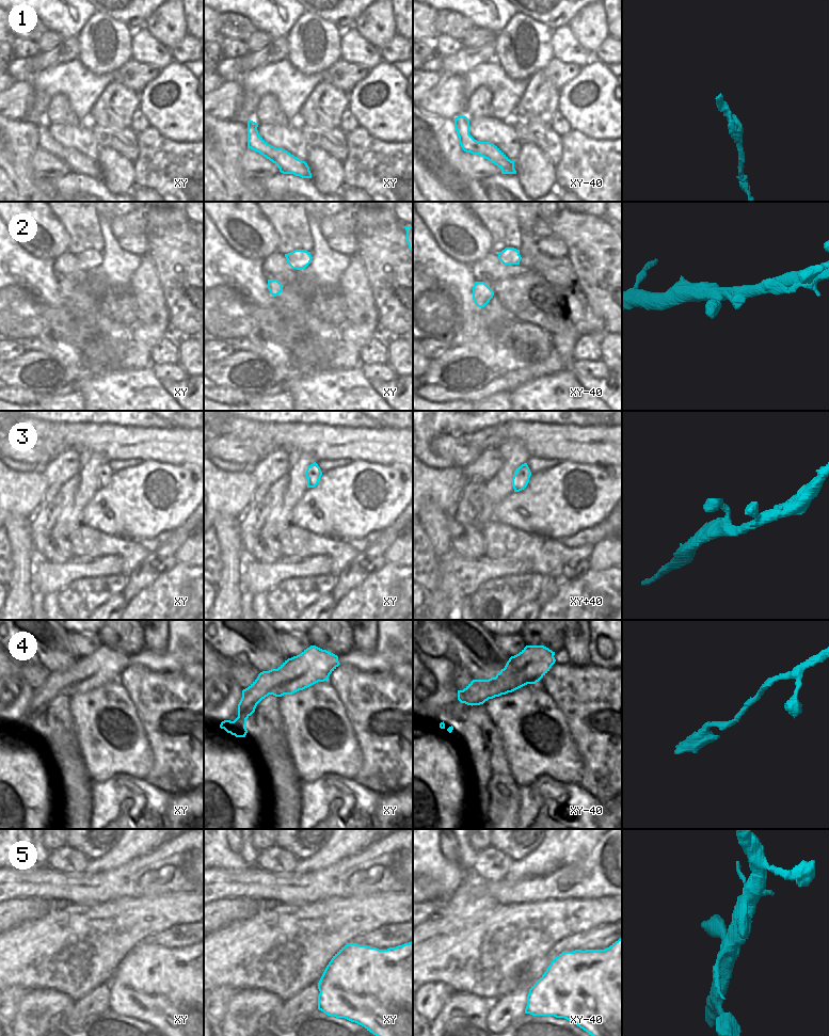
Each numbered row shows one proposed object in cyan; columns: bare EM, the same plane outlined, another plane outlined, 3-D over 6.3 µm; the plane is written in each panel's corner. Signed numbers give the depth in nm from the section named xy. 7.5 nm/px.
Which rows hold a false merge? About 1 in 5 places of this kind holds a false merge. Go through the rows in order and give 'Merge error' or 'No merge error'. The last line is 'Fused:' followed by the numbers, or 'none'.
1: No merge error
2: No merge error
3: No merge error
4: No merge error
5: No merge error
Fused: none.

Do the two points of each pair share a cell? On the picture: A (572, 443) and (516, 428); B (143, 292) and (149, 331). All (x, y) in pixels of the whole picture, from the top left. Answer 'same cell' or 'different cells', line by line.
A: same cell
B: same cell

